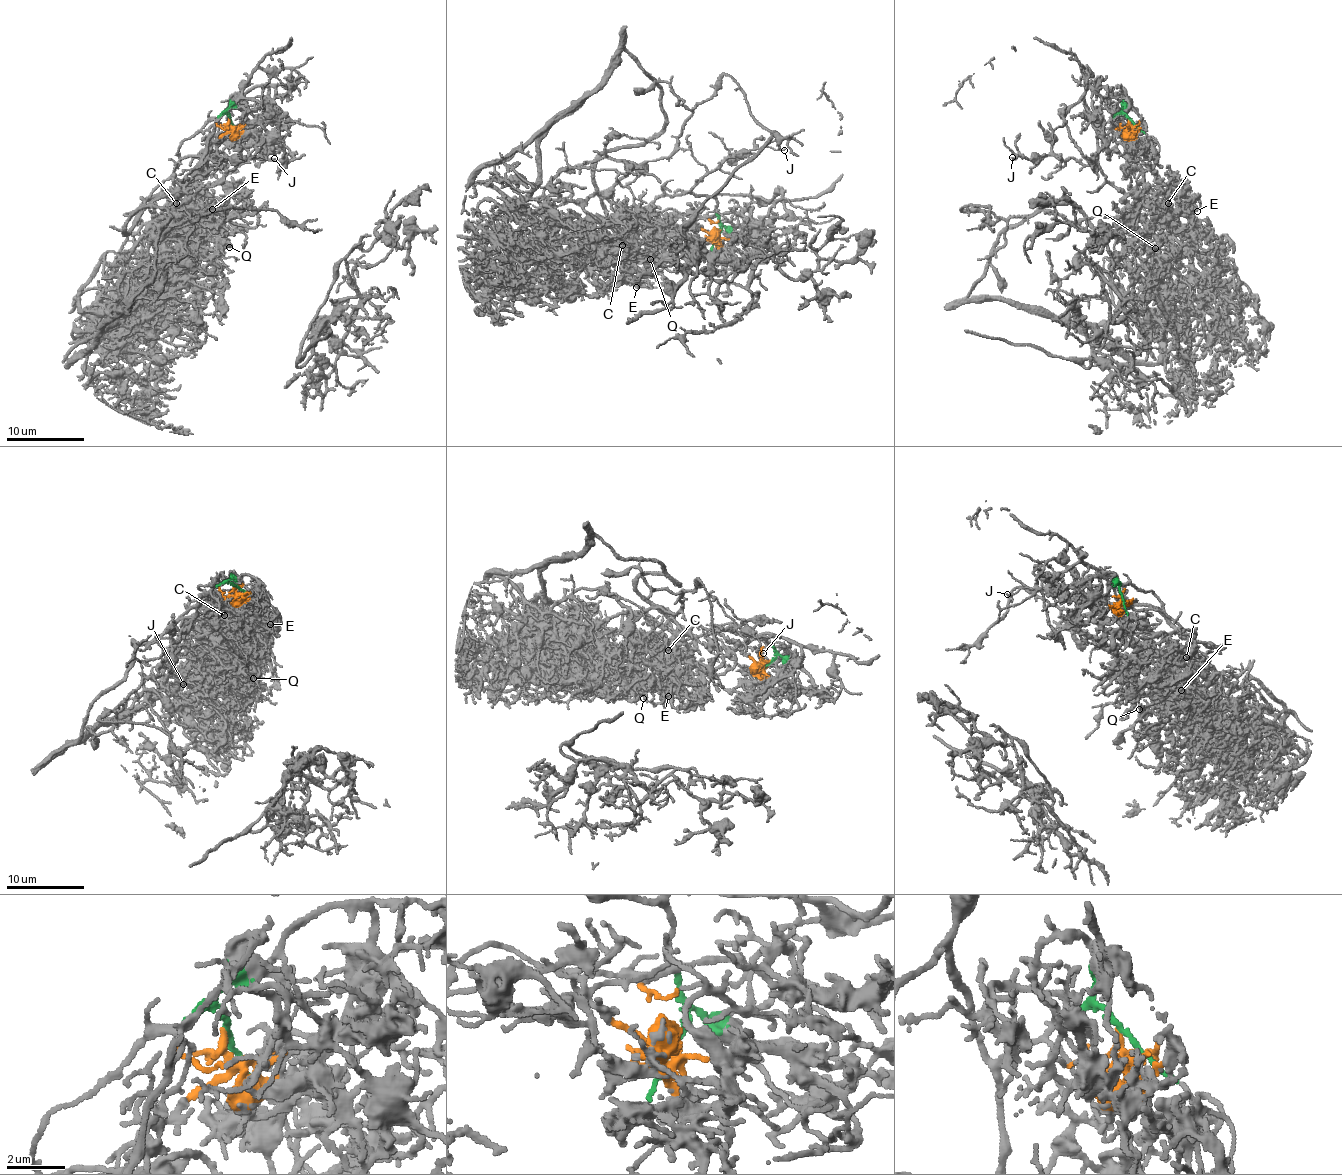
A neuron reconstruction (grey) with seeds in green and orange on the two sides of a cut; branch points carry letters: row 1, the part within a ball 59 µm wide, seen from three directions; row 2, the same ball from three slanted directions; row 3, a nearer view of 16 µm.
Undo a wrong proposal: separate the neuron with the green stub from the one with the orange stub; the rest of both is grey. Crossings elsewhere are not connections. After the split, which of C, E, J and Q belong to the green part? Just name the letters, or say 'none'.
J

